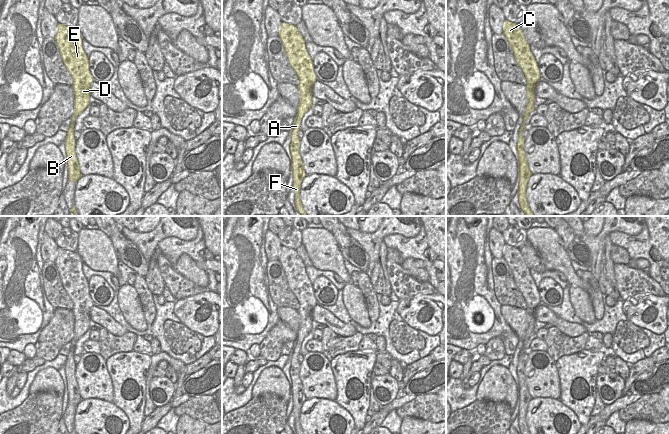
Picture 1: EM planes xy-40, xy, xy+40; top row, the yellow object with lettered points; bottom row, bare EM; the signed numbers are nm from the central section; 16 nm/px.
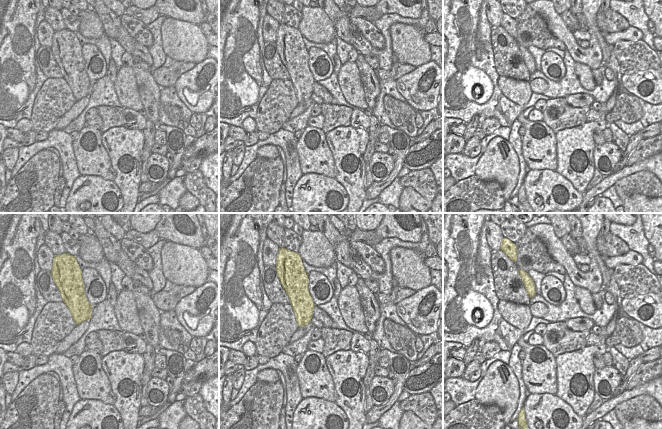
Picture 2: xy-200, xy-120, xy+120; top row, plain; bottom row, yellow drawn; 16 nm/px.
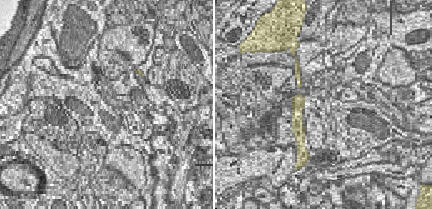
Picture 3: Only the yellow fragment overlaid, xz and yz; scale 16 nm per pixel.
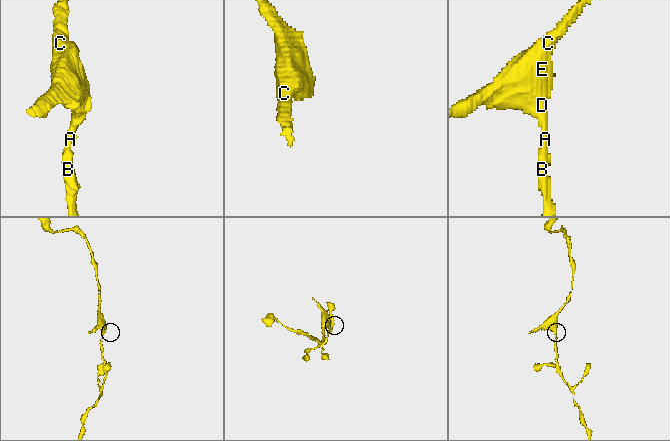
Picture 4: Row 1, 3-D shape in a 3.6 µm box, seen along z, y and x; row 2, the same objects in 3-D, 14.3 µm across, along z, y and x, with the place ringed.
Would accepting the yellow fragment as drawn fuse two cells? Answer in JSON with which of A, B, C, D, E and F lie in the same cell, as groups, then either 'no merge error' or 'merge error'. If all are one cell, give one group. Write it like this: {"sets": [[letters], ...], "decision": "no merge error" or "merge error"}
{"sets": [["A", "B", "C", "D", "E", "F"]], "decision": "no merge error"}

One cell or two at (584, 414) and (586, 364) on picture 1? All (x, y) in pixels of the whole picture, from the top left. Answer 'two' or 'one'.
one

